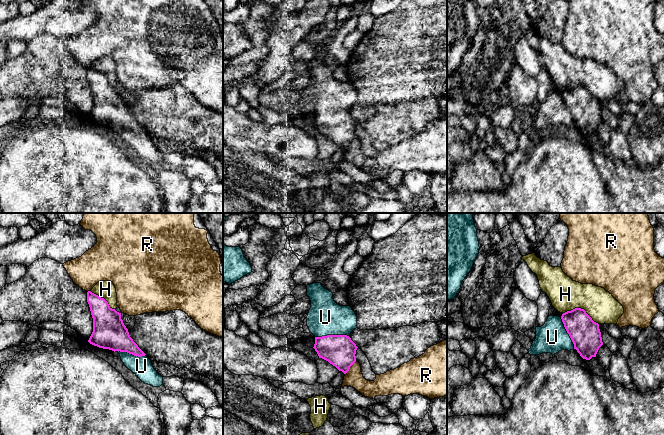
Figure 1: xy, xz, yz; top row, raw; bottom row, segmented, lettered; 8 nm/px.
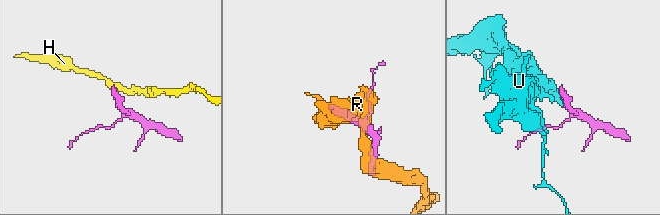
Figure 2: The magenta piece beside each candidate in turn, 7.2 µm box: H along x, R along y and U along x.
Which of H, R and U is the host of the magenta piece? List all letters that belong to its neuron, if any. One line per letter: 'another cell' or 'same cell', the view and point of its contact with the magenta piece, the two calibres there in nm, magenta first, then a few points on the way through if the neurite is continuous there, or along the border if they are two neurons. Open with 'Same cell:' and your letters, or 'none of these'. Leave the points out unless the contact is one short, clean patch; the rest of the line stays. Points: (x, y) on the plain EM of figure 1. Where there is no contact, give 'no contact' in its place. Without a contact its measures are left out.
Same cell: U
H: another cell | yz (580, 84) | 240/260 nm | along yz (563, 88), (582, 84), (598, 100)
R: another cell | xz (349, 144) | 260/140 nm
U: same cell | xz (331, 111) | 260/280 nm

